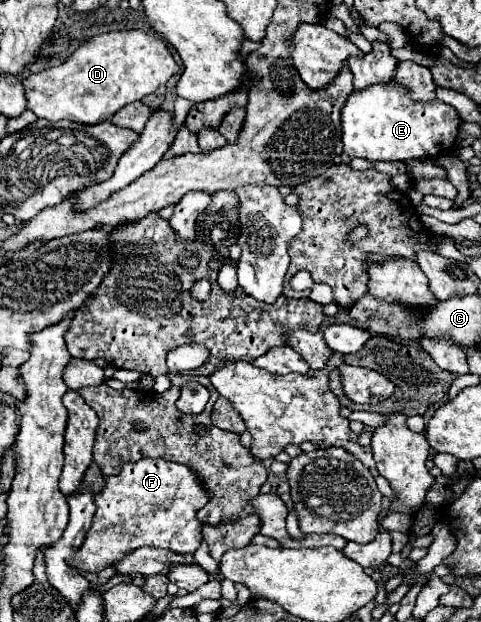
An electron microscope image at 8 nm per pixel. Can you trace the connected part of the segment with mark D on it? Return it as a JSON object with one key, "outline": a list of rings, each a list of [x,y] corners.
{"outline":[[[137,29],[135,31],[111,31],[111,33],[95,35],[89,41],[85,41],[61,65],[47,67],[39,73],[31,73],[27,79],[23,79],[23,87],[25,87],[25,95],[29,101],[29,109],[37,117],[43,117],[49,121],[69,119],[69,121],[93,125],[93,123],[101,123],[113,117],[115,111],[119,111],[121,107],[153,93],[161,85],[165,85],[169,77],[175,75],[177,71],[179,71],[179,65],[175,63],[171,51],[167,49],[167,43],[161,37],[143,33]]]}

